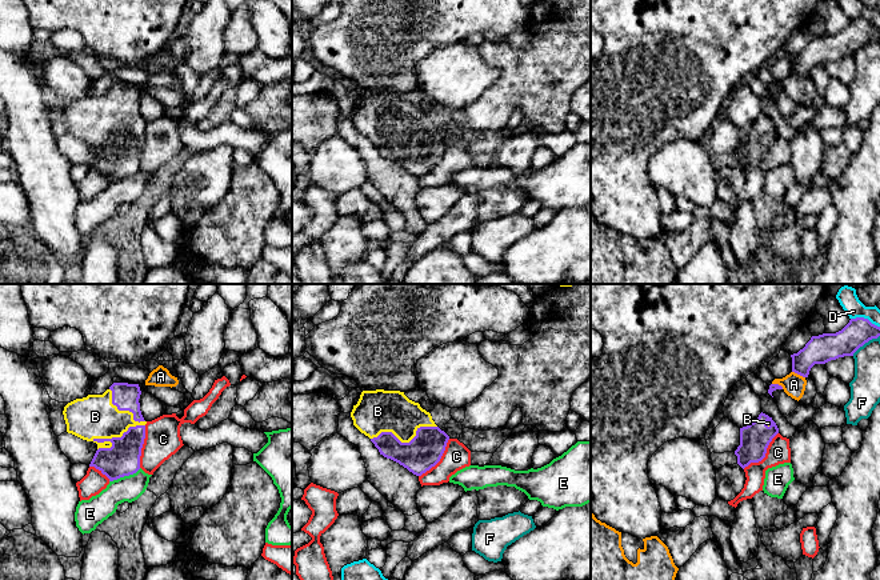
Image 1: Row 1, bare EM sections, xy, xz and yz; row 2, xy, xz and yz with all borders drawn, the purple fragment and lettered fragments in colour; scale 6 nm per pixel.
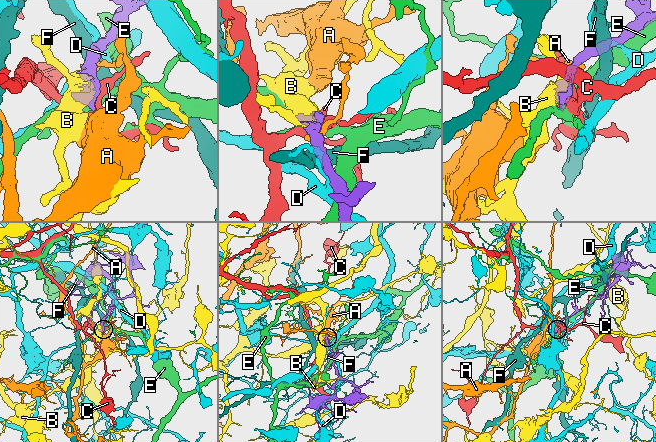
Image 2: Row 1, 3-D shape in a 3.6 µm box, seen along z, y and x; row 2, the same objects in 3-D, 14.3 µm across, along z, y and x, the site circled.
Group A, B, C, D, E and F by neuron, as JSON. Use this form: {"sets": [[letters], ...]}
{"sets": [["A"], ["B"], ["C"], ["D"], ["E"], ["F"]]}

